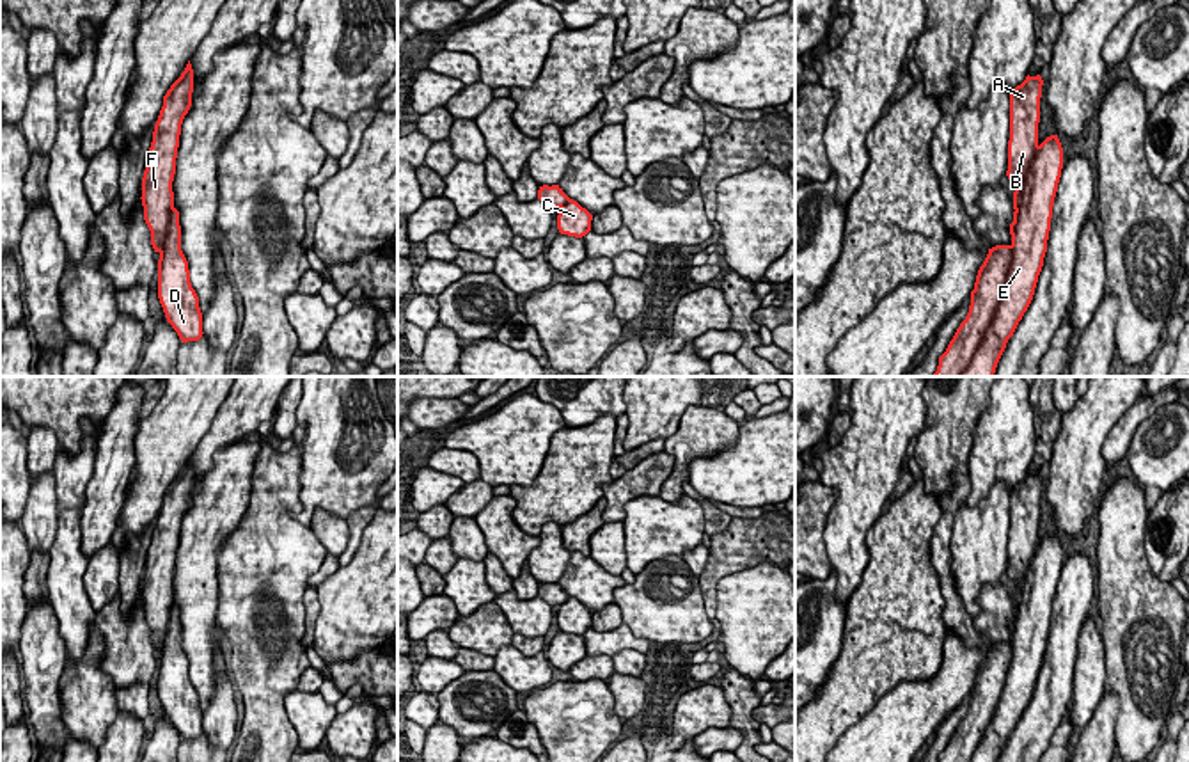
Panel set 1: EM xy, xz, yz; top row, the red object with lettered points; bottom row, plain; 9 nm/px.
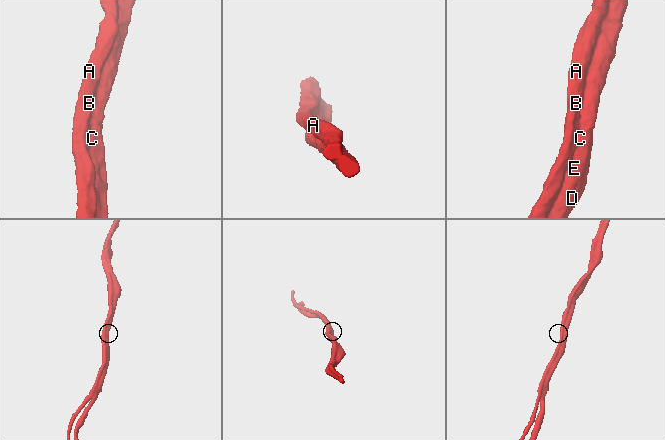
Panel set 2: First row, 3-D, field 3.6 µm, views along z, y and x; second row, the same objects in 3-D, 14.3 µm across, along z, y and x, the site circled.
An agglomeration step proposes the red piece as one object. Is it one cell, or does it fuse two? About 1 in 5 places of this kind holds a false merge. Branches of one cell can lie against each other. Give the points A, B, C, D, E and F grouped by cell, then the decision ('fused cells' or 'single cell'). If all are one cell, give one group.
A B C D E F | single cell

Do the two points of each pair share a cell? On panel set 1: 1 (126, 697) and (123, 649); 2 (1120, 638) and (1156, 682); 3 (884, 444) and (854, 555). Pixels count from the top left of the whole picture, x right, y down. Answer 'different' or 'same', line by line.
1: same
2: same
3: same

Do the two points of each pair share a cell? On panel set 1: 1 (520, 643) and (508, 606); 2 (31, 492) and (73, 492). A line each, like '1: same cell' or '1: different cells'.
1: same cell
2: different cells

